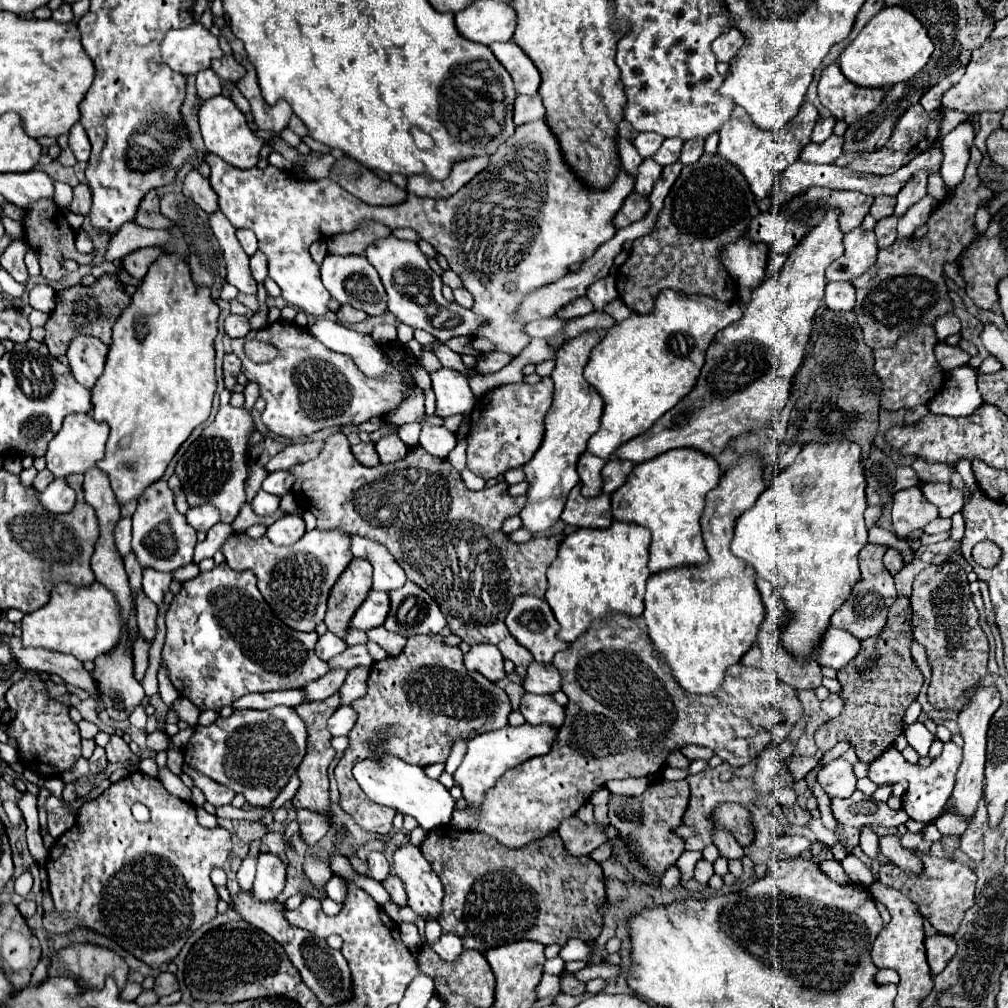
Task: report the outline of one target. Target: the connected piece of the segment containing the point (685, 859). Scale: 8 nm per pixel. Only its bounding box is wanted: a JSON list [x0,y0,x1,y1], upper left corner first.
[677,851,703,884]

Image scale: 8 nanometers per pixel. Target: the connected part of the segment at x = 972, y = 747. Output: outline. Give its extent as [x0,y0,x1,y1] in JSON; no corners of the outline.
[952,686,1000,822]

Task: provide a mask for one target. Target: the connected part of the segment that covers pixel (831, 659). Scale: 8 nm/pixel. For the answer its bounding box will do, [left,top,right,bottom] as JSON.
[818,626,860,670]

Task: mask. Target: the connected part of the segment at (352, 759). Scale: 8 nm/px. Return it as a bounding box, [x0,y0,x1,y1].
[334,634,512,836]

